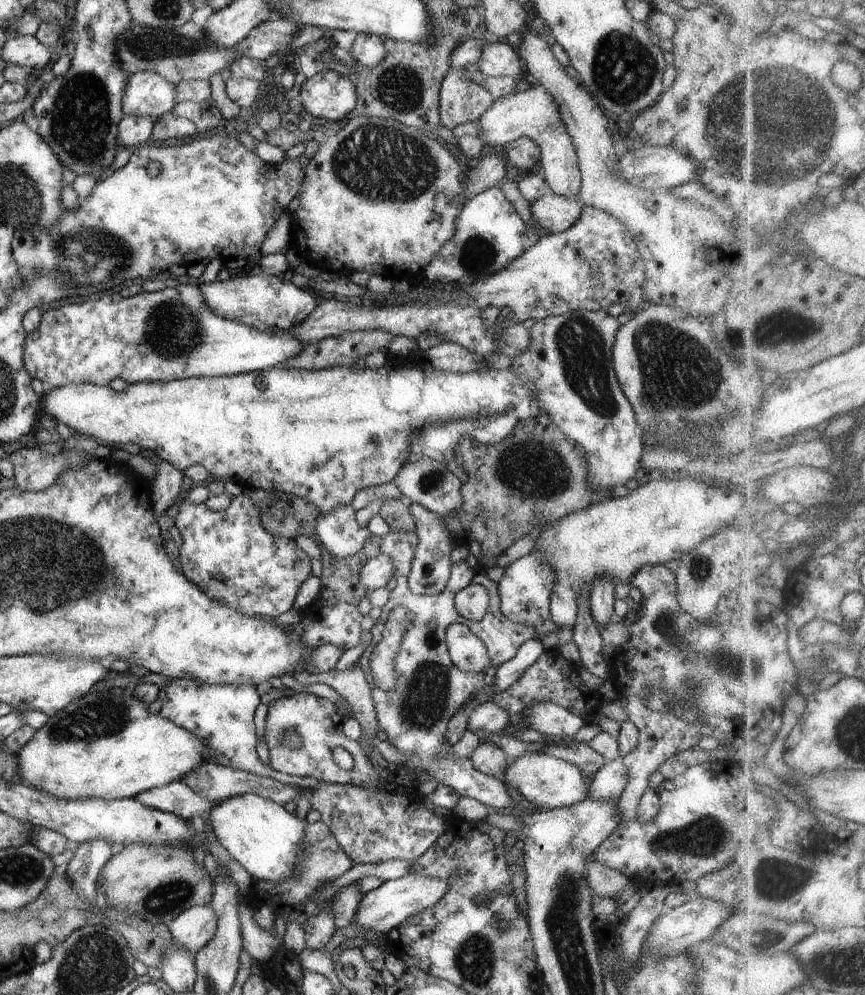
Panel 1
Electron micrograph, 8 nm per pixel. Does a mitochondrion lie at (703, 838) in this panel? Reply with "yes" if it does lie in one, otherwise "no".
yes

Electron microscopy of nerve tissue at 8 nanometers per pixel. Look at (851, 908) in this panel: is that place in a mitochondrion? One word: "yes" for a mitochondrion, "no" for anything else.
no

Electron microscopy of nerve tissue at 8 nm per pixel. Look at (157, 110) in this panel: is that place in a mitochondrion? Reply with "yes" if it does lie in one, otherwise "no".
no

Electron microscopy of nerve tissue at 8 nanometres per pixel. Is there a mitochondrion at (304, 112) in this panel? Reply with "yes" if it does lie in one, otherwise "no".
no

